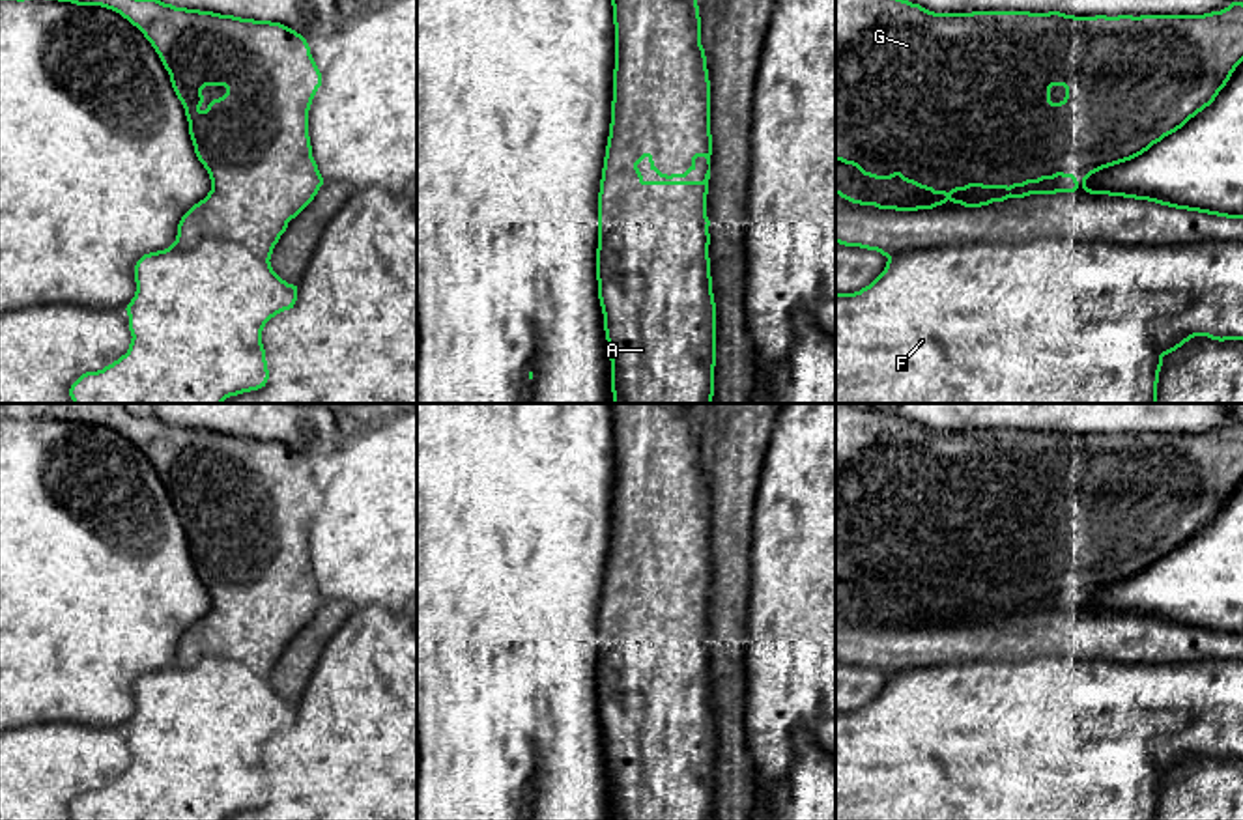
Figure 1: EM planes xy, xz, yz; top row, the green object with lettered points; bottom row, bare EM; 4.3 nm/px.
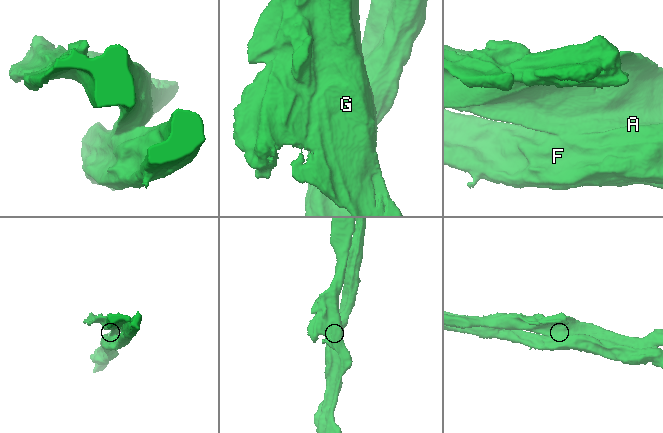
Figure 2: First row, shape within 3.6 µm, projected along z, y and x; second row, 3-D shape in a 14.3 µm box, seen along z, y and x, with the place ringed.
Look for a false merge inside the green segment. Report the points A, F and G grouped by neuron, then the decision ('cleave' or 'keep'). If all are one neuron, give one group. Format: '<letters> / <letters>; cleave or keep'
A G / F; cleave

